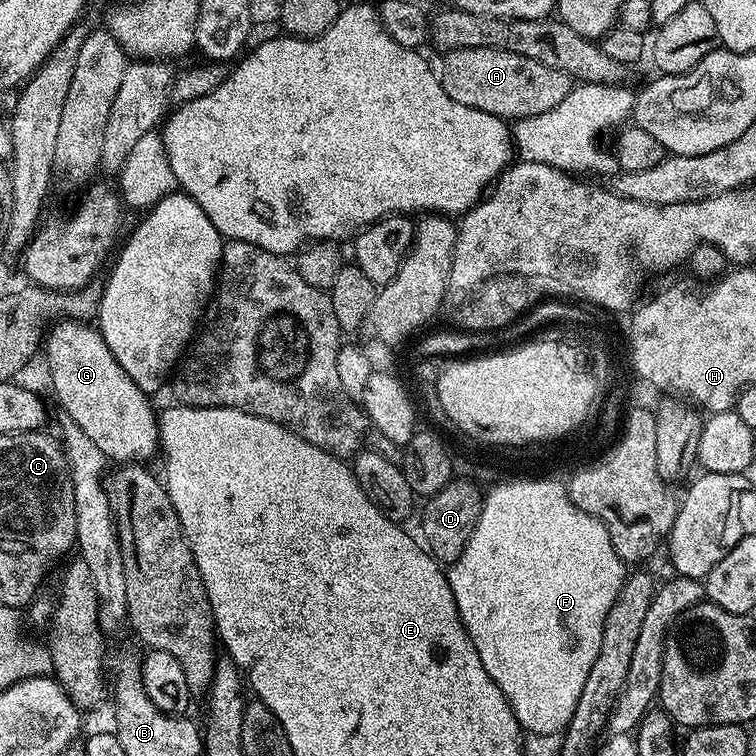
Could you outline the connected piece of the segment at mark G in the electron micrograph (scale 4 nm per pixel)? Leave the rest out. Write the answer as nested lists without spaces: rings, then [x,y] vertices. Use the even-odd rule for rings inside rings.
[[[58,320],[47,329],[46,339],[42,344],[43,355],[48,355],[48,376],[52,379],[52,392],[60,403],[60,412],[65,416],[74,418],[78,427],[84,431],[102,450],[102,454],[109,461],[116,462],[148,462],[155,454],[160,444],[160,425],[157,413],[152,413],[148,405],[149,397],[118,366],[114,354],[110,354],[110,346],[102,338],[102,334],[91,323],[76,320]]]

